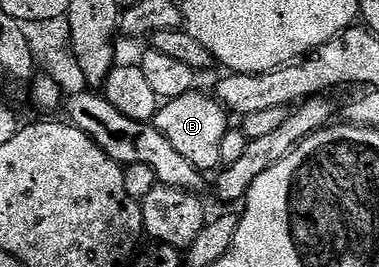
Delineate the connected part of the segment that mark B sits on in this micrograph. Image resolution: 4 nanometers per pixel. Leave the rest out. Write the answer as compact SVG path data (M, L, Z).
M194 92L178 98L170 98L158 109L153 125L171 140L172 146L202 172L216 171L221 166L219 147L223 145L223 136L231 129L231 118L224 106L212 93Z

